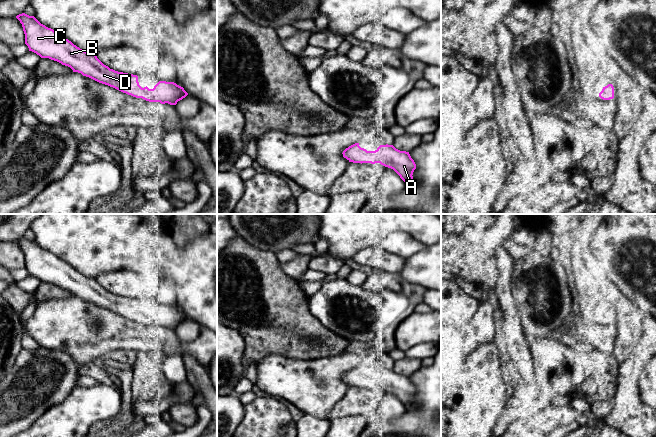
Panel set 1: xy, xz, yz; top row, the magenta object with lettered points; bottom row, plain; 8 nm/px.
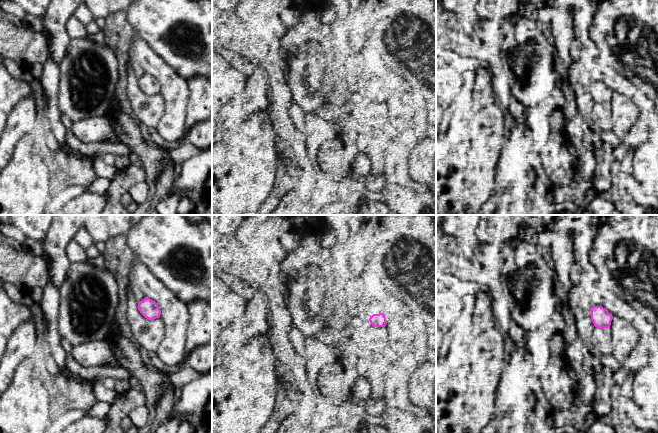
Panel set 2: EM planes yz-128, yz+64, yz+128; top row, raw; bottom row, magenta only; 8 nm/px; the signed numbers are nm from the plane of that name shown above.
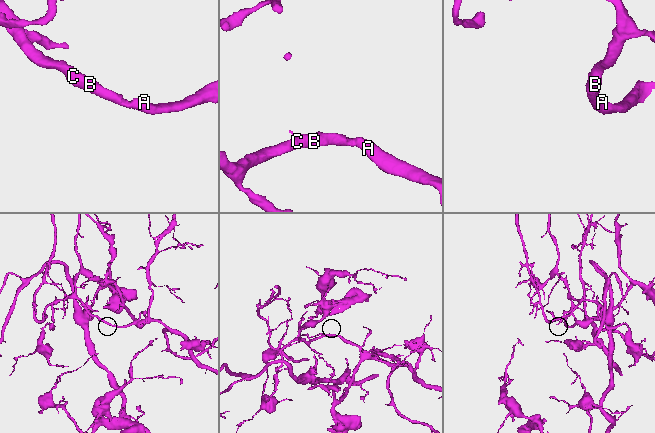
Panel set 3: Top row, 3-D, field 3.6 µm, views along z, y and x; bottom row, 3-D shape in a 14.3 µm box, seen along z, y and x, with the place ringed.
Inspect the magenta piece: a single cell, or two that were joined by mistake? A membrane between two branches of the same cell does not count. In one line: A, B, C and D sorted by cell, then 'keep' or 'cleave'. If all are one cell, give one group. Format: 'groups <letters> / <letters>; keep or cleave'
groups A B C D; keep

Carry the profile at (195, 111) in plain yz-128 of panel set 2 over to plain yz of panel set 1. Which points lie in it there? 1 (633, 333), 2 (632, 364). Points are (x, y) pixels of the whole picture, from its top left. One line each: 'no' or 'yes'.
1: no
2: yes

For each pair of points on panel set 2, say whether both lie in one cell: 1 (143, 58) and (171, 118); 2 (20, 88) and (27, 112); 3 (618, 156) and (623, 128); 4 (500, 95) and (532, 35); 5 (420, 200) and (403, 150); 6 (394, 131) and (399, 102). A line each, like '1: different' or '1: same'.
1: same
2: different
3: different
4: different
5: same
6: same

